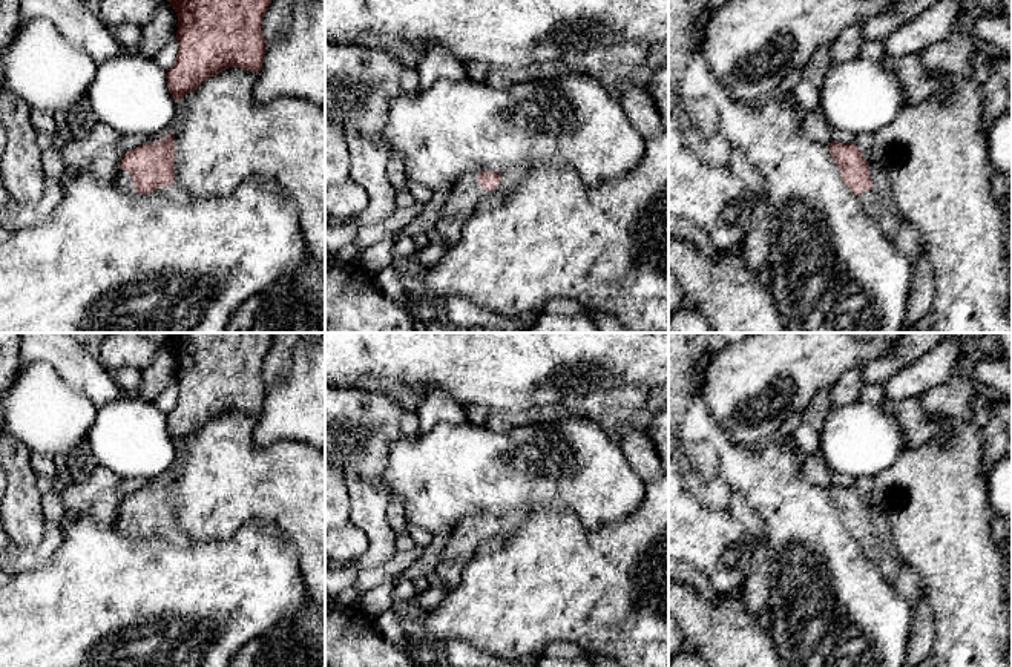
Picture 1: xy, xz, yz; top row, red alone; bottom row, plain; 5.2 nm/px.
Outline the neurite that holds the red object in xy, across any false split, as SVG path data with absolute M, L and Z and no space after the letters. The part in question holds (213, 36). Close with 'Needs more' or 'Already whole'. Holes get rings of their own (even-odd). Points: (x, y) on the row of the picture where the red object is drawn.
M169 0L178 15L179 51L167 89L179 101L228 67L259 72L267 41L264 15L271 0Z. Already whole

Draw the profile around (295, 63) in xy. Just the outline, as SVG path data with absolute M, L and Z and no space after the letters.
M296 0L291 26L265 51L255 83L256 103L294 97L325 104L325 0Z

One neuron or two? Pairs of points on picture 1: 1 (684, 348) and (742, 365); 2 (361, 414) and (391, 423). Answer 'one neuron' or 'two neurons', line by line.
1: two neurons
2: one neuron

